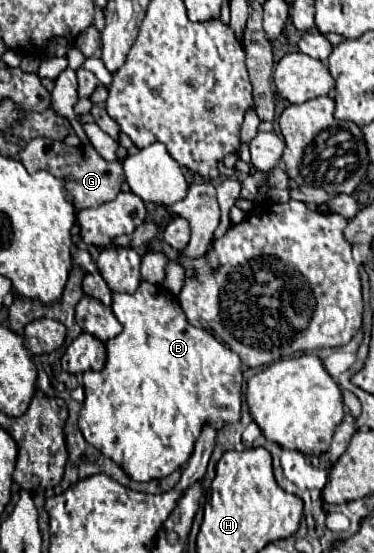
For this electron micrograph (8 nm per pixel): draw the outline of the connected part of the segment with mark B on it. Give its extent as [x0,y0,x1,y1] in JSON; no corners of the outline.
[79,281,243,481]

